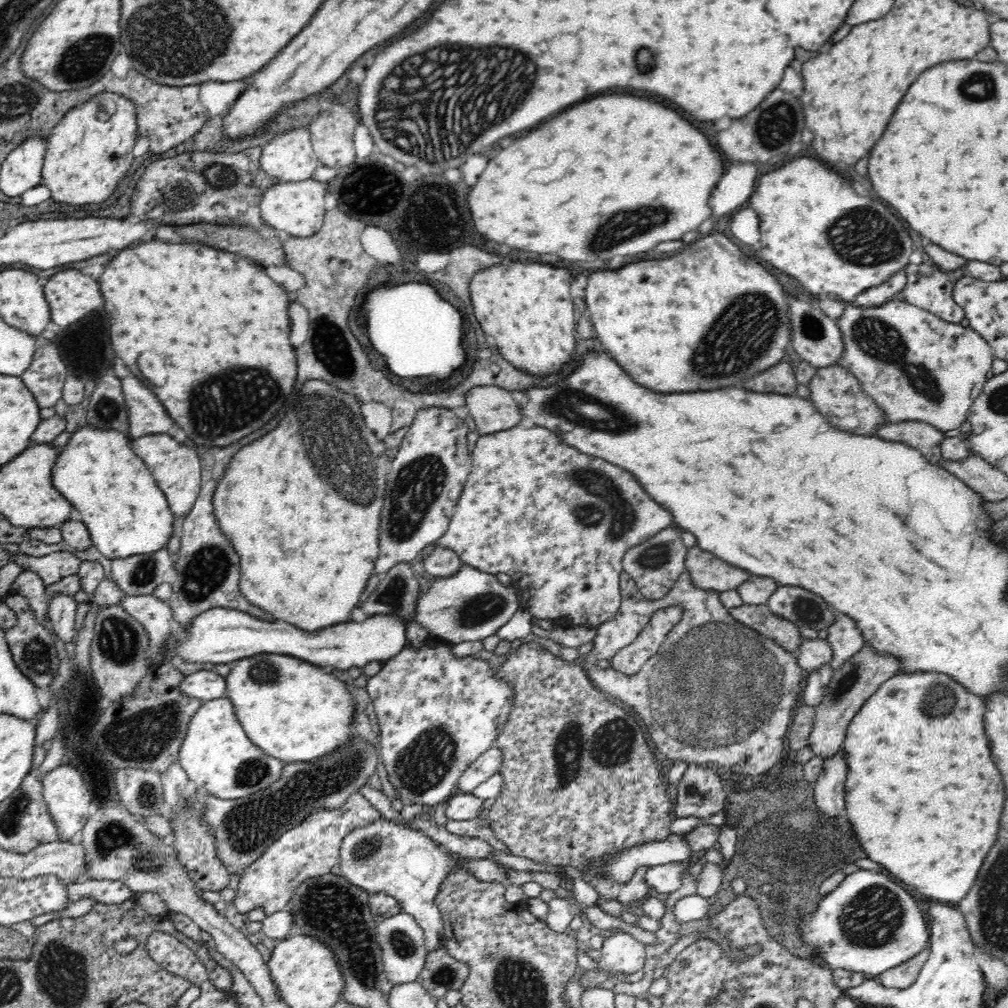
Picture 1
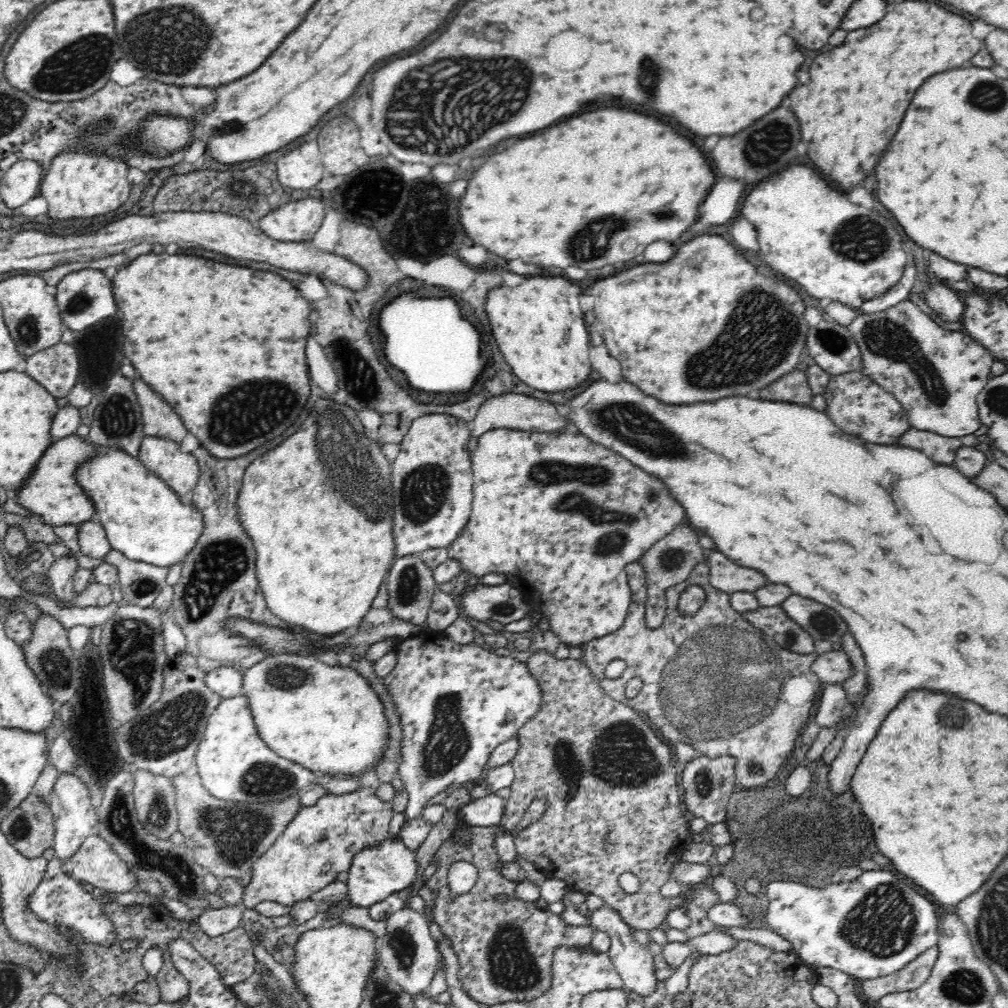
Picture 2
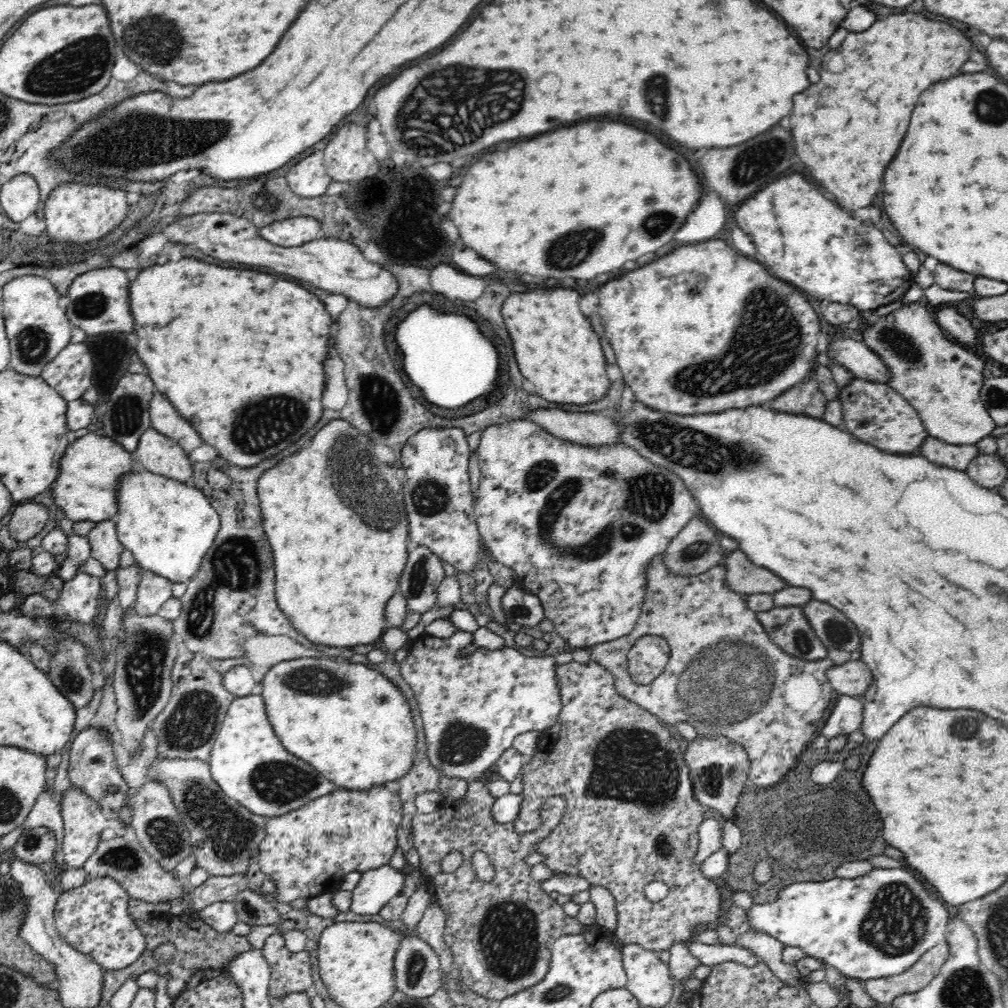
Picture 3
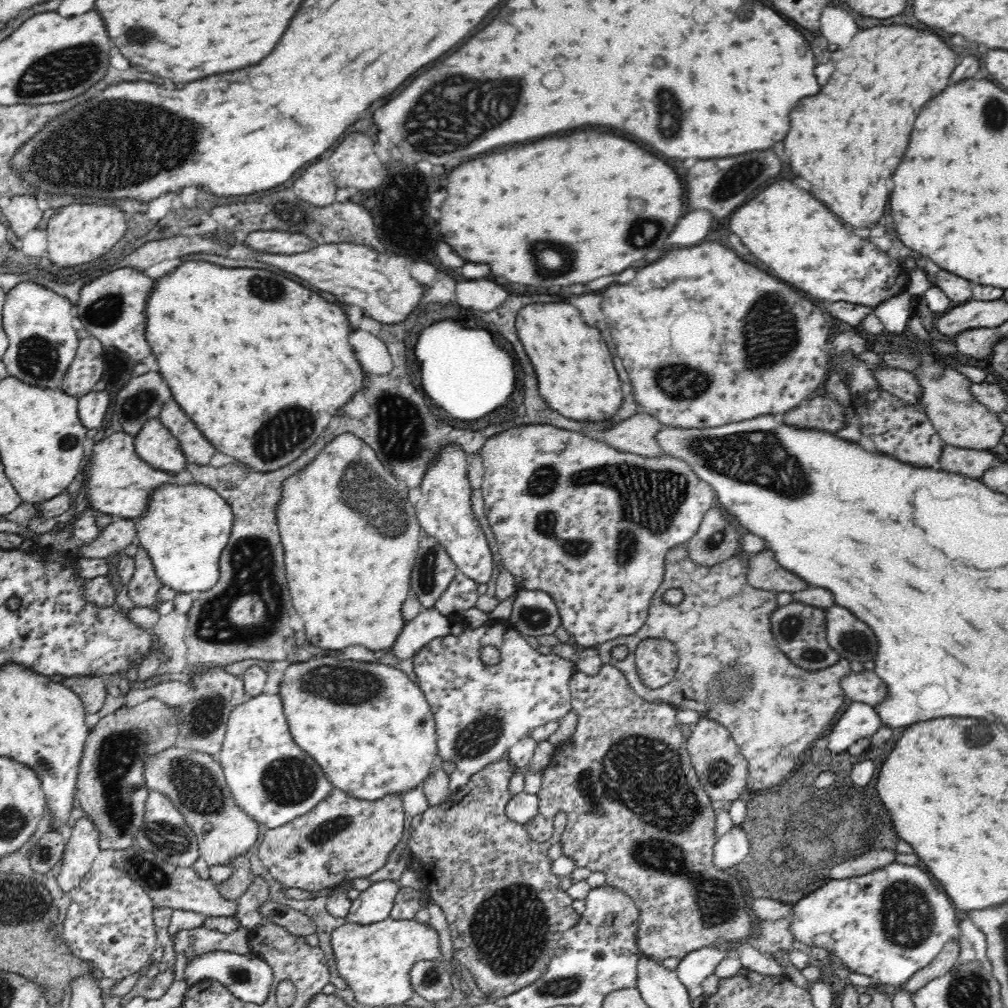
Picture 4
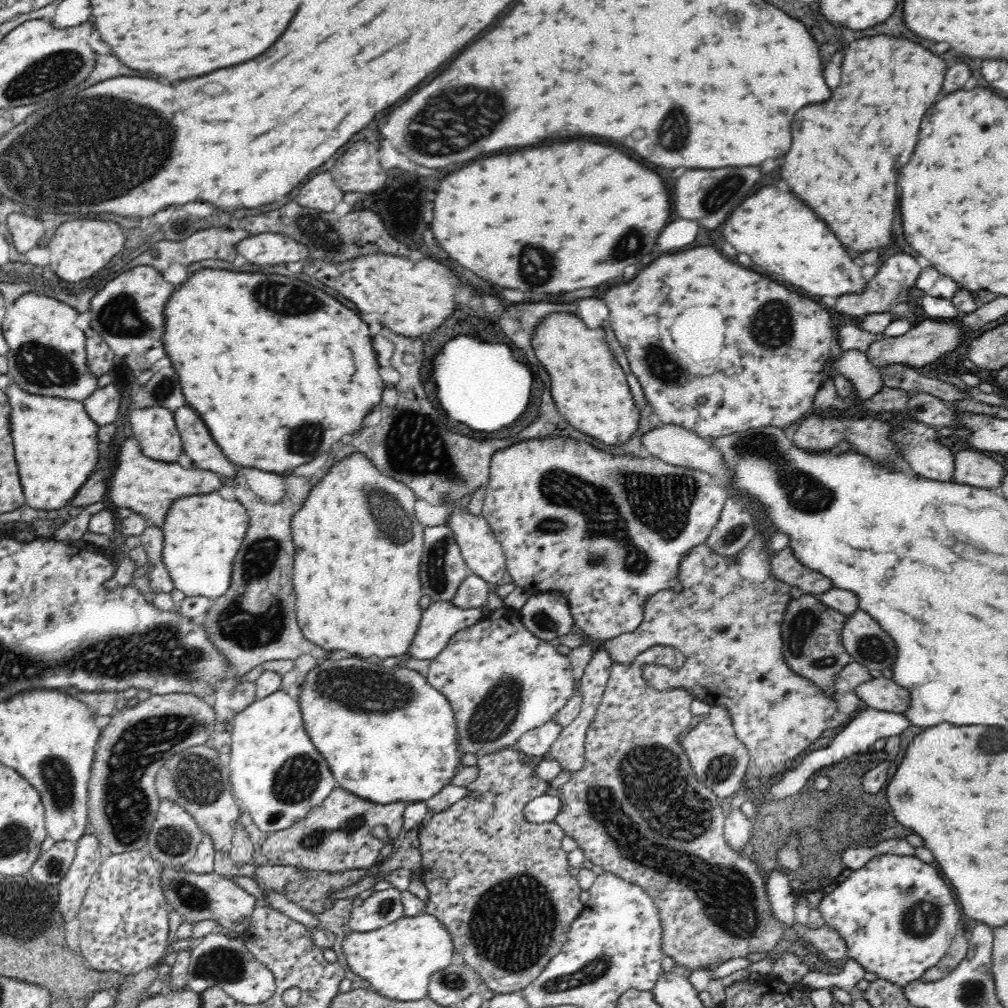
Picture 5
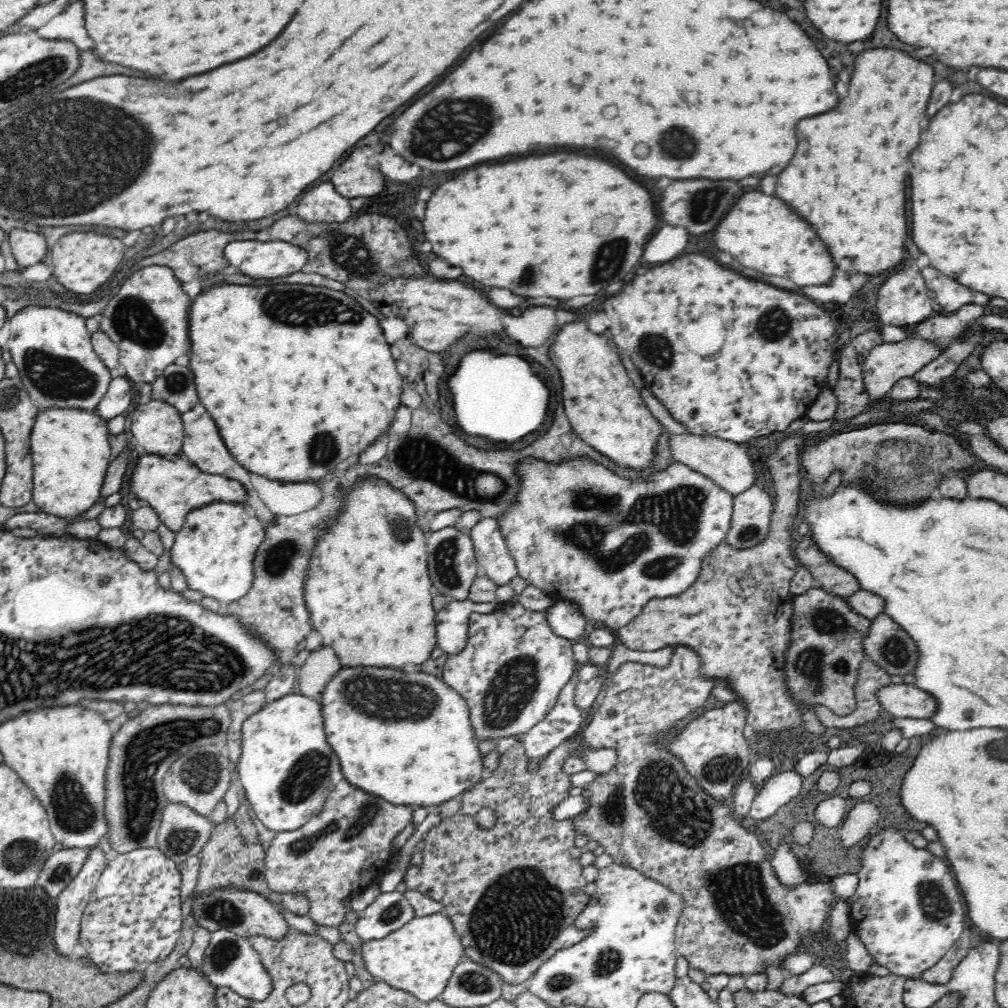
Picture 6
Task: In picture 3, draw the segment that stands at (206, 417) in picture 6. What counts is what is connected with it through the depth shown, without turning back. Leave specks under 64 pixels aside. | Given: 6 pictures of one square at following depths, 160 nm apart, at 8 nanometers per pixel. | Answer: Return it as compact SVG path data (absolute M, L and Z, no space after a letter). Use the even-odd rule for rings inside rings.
M155 392L149 404L151 428L178 443L187 453L203 443L191 426L164 396Z

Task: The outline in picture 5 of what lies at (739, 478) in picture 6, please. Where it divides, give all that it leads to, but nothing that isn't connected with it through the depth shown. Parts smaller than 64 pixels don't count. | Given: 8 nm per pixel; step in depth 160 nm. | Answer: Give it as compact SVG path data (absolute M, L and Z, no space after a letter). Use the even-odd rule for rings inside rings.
M664 423L663 426L655 427L642 434L641 441L650 455L662 459L662 461L669 465L702 470L718 479L723 485L727 485L726 467L724 467L724 459L722 459L720 451L708 446L709 444L694 432L680 428L674 424Z

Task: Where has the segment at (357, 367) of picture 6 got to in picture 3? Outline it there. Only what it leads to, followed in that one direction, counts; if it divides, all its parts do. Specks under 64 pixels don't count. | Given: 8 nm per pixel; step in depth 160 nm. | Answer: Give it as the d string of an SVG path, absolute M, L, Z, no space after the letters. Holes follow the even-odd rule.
M182 257L178 261L170 261L165 258L150 268L144 268L138 272L134 280L128 280L128 303L132 306L134 316L134 332L138 336L136 342L136 354L146 366L145 374L152 378L155 391L162 392L167 400L172 402L174 409L180 413L191 426L198 432L203 443L210 444L232 466L248 468L256 466L264 458L272 458L274 454L288 448L292 442L296 442L302 434L306 434L310 428L316 426L316 422L322 416L322 386L324 386L324 372L322 372L322 358L328 348L328 336L330 336L330 324L333 325L333 317L324 309L324 303L320 299L304 289L302 286L292 284L288 280L280 280L276 276L260 274L254 270L234 270L234 268L222 268L200 261L196 257Z

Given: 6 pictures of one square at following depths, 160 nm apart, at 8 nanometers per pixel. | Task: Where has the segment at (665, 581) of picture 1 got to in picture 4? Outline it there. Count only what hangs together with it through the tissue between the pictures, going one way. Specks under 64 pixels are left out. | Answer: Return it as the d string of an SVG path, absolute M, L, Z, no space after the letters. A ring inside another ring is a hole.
M714 506L700 520L696 534L679 546L688 551L692 563L711 567L728 560L736 552L743 533L727 512Z

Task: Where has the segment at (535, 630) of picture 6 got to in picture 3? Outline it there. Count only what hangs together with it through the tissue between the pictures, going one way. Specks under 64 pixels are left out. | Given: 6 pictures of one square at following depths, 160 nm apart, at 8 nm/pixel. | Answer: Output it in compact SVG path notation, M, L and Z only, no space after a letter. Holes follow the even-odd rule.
M460 630L446 639L422 634L412 640L406 658L399 663L400 674L412 690L412 704L418 709L422 721L419 730L424 733L426 740L426 759L441 775L468 781L476 781L480 776L490 773L518 734L546 730L556 722L562 703L554 666L572 662L570 652L536 658L523 656L517 647L504 647L501 650L476 648L472 653L462 653L473 642L473 633Z

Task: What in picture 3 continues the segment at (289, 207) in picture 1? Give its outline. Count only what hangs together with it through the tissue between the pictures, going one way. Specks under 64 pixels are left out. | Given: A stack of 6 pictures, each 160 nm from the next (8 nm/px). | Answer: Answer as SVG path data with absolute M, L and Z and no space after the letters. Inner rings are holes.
M292 216L266 224L259 229L261 237L272 244L300 246L319 238L321 224L313 216Z

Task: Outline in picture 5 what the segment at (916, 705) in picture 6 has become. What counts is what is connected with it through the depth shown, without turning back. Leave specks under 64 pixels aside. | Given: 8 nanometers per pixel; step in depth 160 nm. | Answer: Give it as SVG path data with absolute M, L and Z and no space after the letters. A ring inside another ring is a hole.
M871 677L857 686L854 693L864 706L889 713L904 712L908 708L908 691L886 677Z

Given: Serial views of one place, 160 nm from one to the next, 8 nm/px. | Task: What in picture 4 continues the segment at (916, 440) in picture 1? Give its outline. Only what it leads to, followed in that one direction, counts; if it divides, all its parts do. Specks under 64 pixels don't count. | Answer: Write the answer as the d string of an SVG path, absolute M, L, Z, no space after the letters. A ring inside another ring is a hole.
M943 445L938 461L941 470L974 479L980 479L991 466L998 464L998 458L990 450L963 449L950 445Z

